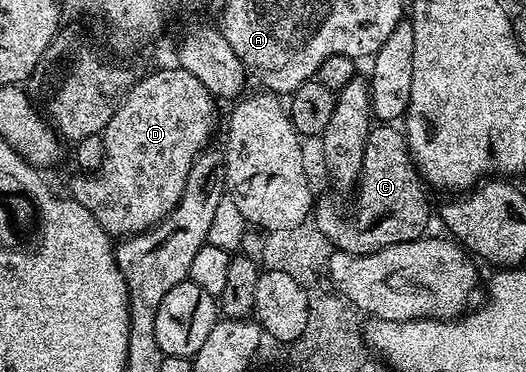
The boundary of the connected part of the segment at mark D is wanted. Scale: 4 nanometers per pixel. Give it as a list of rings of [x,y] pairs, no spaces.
[[[179,66],[137,79],[101,133],[102,160],[92,173],[71,180],[71,199],[89,210],[114,238],[147,232],[160,224],[181,200],[193,162],[212,136],[215,103],[209,88]]]

